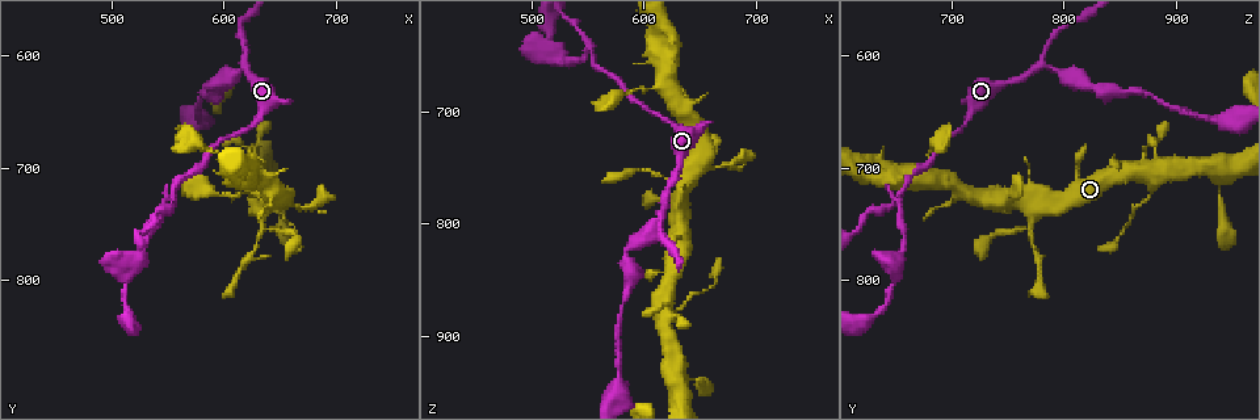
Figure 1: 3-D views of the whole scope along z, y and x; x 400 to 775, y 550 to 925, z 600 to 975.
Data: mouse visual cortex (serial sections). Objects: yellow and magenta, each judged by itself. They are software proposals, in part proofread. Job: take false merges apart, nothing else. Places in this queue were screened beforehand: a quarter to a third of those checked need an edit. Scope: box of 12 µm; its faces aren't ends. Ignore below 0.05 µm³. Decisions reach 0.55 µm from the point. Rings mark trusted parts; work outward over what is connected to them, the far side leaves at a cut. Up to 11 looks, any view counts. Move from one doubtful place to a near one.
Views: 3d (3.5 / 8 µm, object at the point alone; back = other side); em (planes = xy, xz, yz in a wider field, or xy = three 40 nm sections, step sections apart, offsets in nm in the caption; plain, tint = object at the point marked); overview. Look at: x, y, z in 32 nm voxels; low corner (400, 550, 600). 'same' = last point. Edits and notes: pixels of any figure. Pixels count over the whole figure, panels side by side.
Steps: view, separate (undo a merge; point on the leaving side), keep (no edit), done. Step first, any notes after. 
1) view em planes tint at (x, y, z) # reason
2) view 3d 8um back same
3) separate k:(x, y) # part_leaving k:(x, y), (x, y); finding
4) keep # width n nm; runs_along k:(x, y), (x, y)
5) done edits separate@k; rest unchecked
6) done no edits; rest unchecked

view 3d 8um at (620, 610, 780) # three arms meet

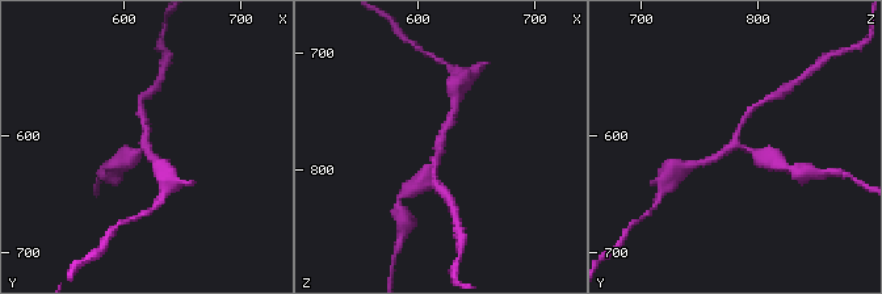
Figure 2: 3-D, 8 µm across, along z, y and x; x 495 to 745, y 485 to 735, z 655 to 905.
view 3d 3.5um at (622, 610, 778) # closer look

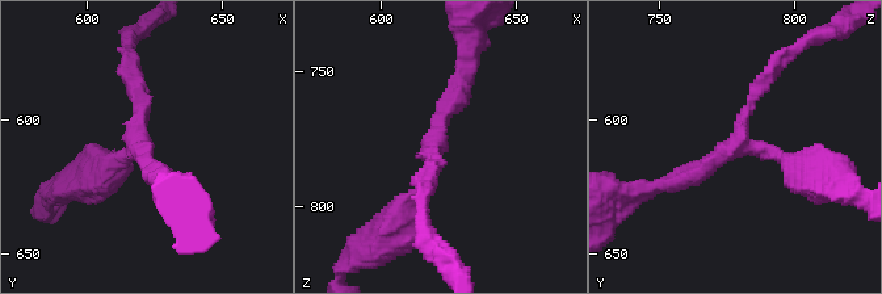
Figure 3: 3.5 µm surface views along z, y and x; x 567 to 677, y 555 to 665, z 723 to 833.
keep # arm_widths 150, 200, 250 nm; runs_along 3:(462, 76), (402, 218); all the same cell

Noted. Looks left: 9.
view 3d 3.5um at (618, 712, 878) # small branch off a trunk

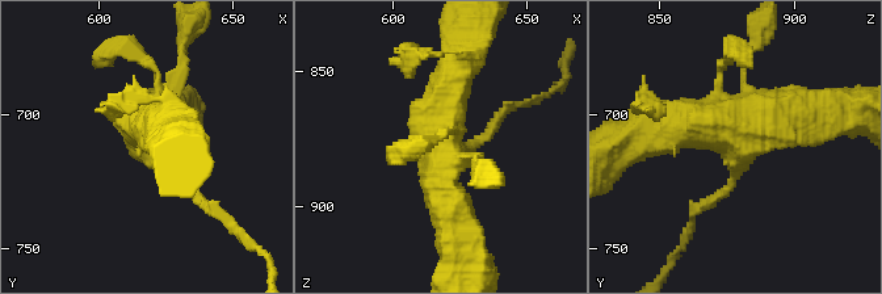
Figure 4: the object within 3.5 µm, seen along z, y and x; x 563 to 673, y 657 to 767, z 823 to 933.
view em xy step 5 plain at (619, 712, 880)

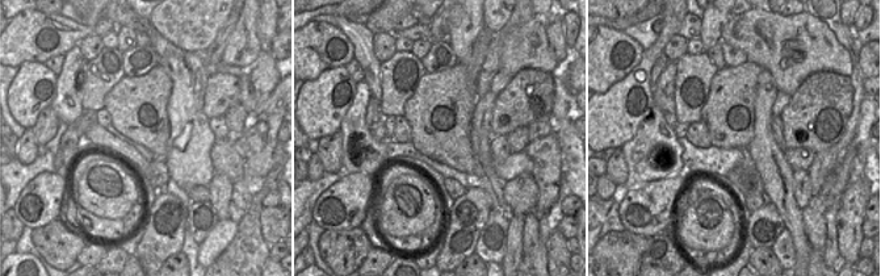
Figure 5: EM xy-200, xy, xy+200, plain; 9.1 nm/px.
view em xy step 5 tint same

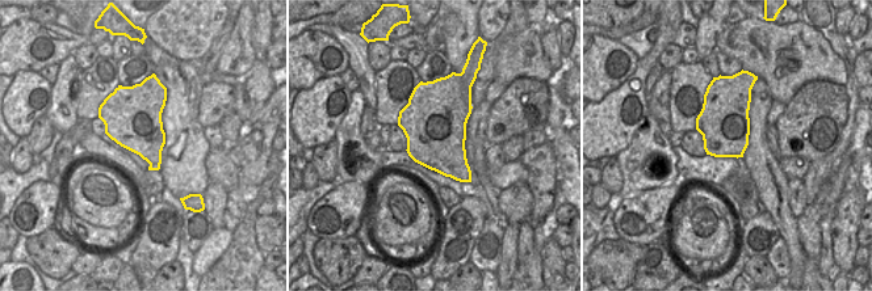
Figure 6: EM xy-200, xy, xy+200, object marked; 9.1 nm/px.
keep # width 600 nm; runs_along 4:(654, 125), (782, 125), (819, 112); one cell here

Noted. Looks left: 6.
view 3d 3.5um at (632, 734, 776) # narrows sharply

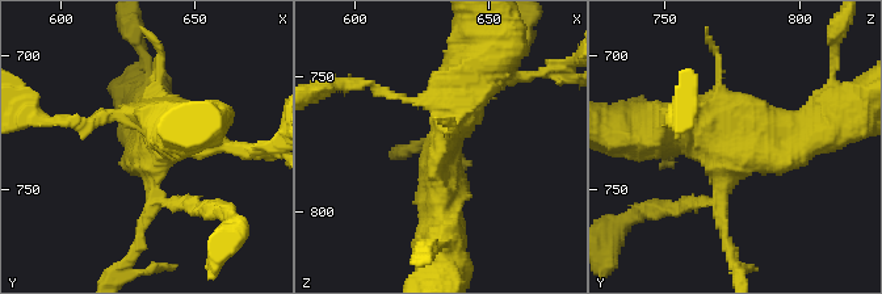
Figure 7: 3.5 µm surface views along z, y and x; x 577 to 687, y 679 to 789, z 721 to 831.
view em xy step 3 tint at (633, 736, 774)

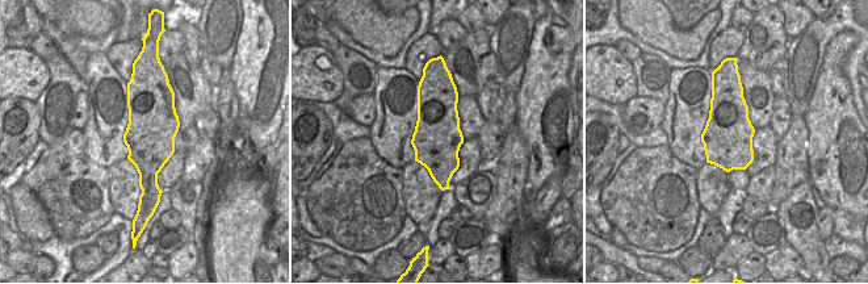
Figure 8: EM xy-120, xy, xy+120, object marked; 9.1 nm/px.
keep # width 440 nm; runs_along 7:(444, 223), (440, 148), (477, 71); one cell here

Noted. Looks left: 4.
view 3d 3.5um at (616, 708, 652) # branch point

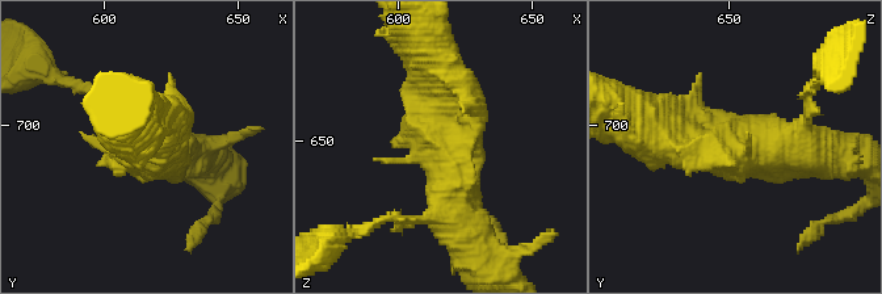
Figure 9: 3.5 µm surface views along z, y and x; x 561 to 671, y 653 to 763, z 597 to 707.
view em planes tint at (618, 709, 650) # now the EM

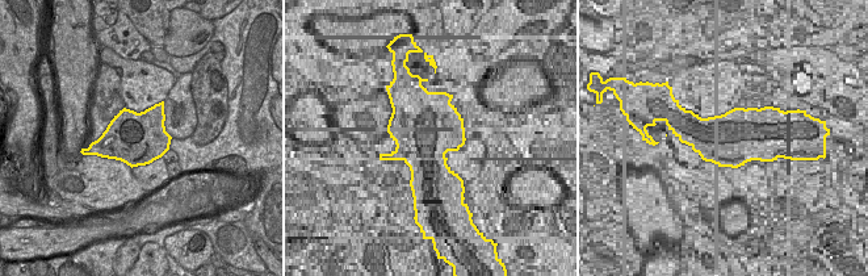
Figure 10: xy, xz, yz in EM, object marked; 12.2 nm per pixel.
keep # width 650 nm; runs_along 9:(811, 147), (704, 147), (656, 114); all the same cell

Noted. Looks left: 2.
done no edits; rest unchecked

